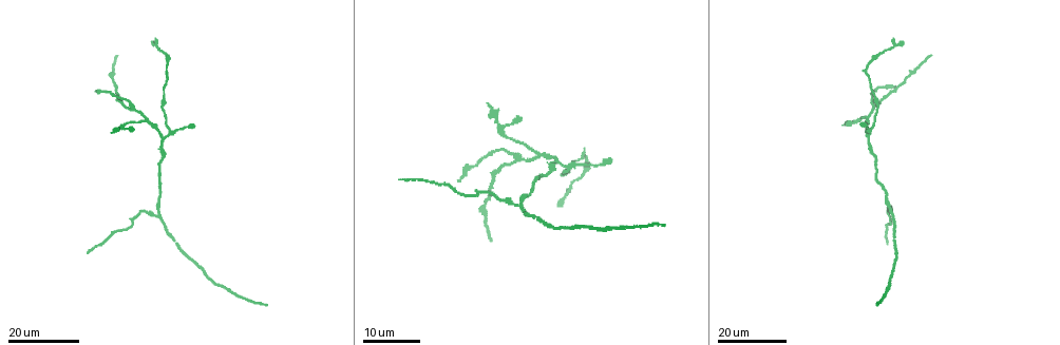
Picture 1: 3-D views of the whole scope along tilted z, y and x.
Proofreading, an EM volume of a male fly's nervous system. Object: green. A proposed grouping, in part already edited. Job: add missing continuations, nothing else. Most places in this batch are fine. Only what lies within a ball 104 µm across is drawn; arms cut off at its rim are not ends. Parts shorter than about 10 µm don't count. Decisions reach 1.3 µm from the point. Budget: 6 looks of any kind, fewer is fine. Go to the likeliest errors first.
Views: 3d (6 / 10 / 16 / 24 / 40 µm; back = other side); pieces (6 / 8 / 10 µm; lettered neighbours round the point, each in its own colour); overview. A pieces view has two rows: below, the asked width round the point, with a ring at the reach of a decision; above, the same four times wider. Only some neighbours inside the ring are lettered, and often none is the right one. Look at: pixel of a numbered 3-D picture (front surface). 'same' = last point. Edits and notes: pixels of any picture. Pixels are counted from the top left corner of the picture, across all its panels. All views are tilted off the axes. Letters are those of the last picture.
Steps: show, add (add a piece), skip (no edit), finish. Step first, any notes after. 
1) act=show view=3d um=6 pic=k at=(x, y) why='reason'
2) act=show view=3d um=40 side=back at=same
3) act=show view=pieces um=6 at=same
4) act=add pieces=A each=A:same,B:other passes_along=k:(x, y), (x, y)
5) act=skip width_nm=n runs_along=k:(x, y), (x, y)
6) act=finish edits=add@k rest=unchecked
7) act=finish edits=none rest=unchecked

act=show view=3d um=24 pic=1 at=(662, 224) why='end of a long branch'

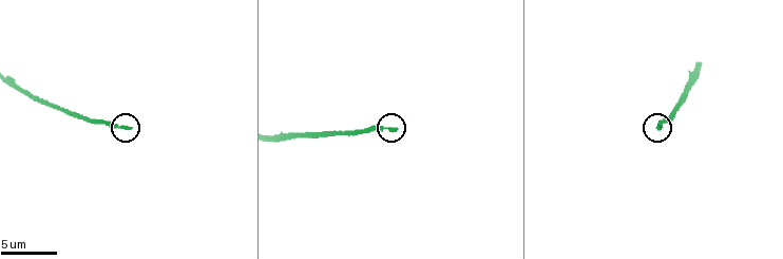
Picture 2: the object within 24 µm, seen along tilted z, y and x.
act=show view=3d um=10 pic=2 at=(396, 129)

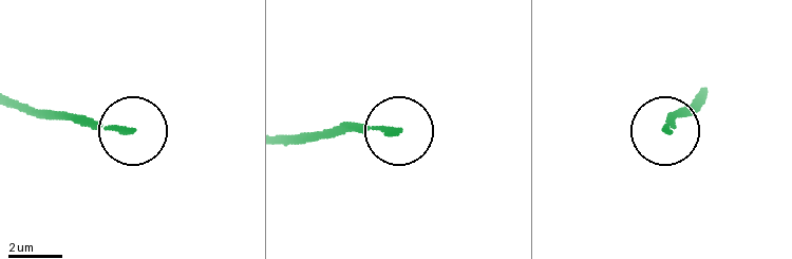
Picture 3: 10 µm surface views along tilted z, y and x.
act=show view=pieces um=10 pic=3 at=(667, 132)

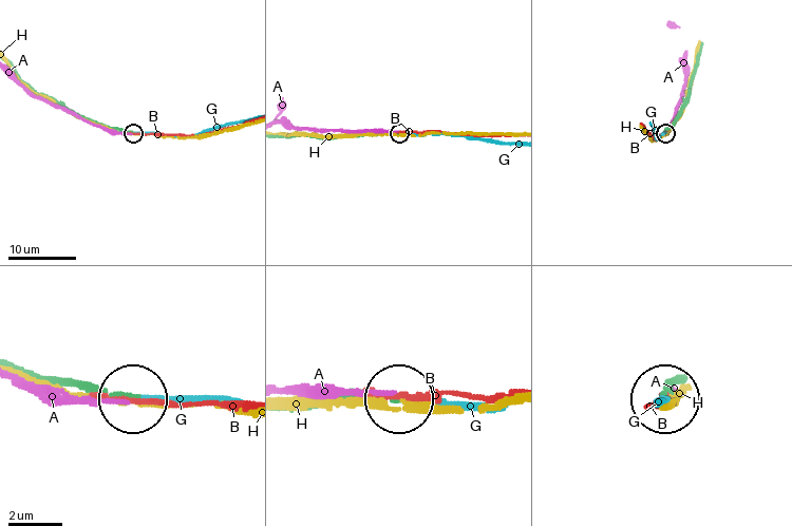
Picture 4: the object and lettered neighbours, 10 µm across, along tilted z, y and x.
act=add pieces=G each=A:other,B:other,G:same,H:other found='it goes on there'

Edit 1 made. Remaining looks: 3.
act=show view=overview

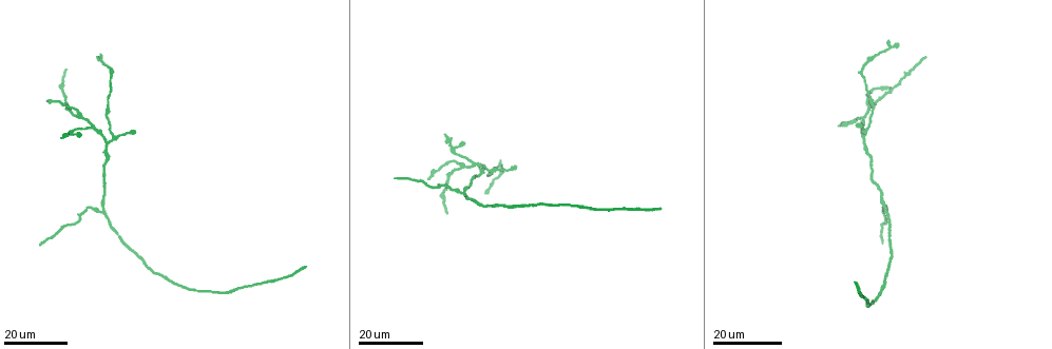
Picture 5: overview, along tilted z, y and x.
act=show view=3d um=24 pic=5 at=(856, 125) why='an open end'

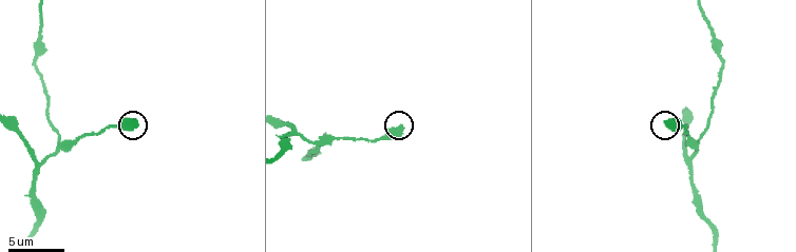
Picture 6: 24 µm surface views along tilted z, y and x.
act=show view=pieces um=6 pic=6 at=(136, 123)

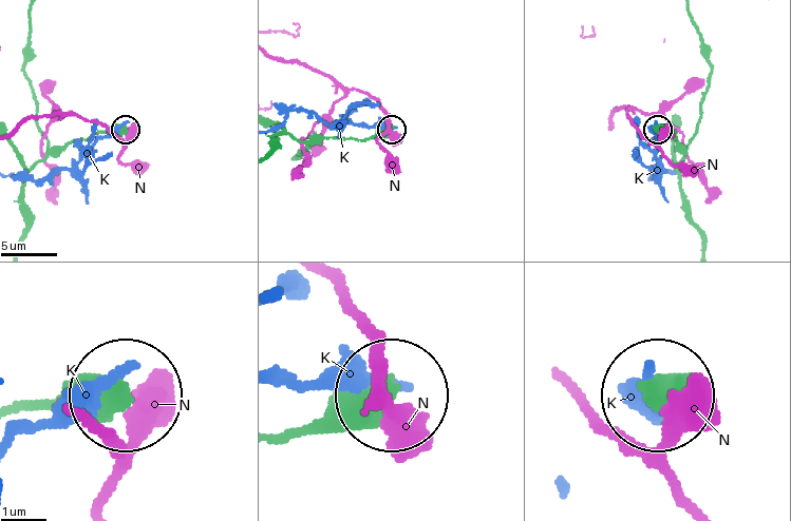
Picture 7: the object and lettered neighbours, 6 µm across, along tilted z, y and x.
act=skip each=K:other,N:other found='none of them fits'

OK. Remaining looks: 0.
act=finish edits=add@4 rest=unchecked

